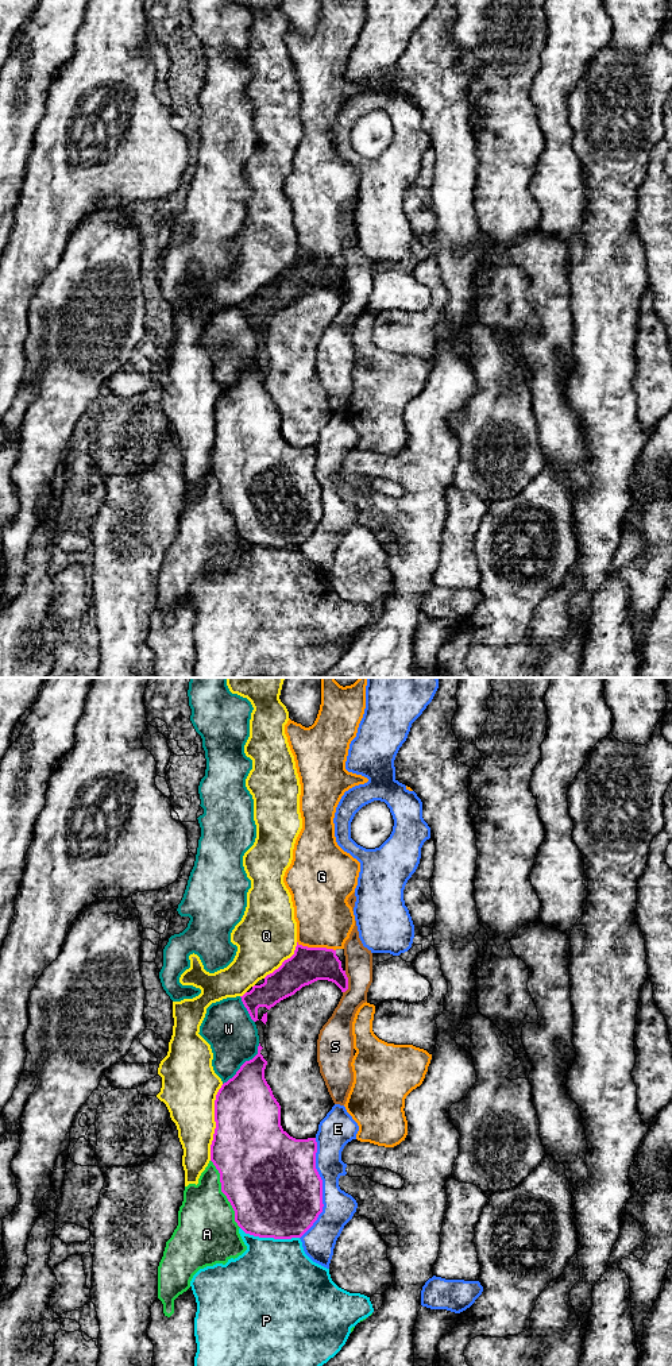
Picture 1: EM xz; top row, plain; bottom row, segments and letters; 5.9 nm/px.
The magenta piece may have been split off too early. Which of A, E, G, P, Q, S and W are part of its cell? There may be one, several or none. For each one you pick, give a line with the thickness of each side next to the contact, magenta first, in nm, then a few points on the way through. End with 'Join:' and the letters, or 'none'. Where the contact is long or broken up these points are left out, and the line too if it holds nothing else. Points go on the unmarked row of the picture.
Join: none

